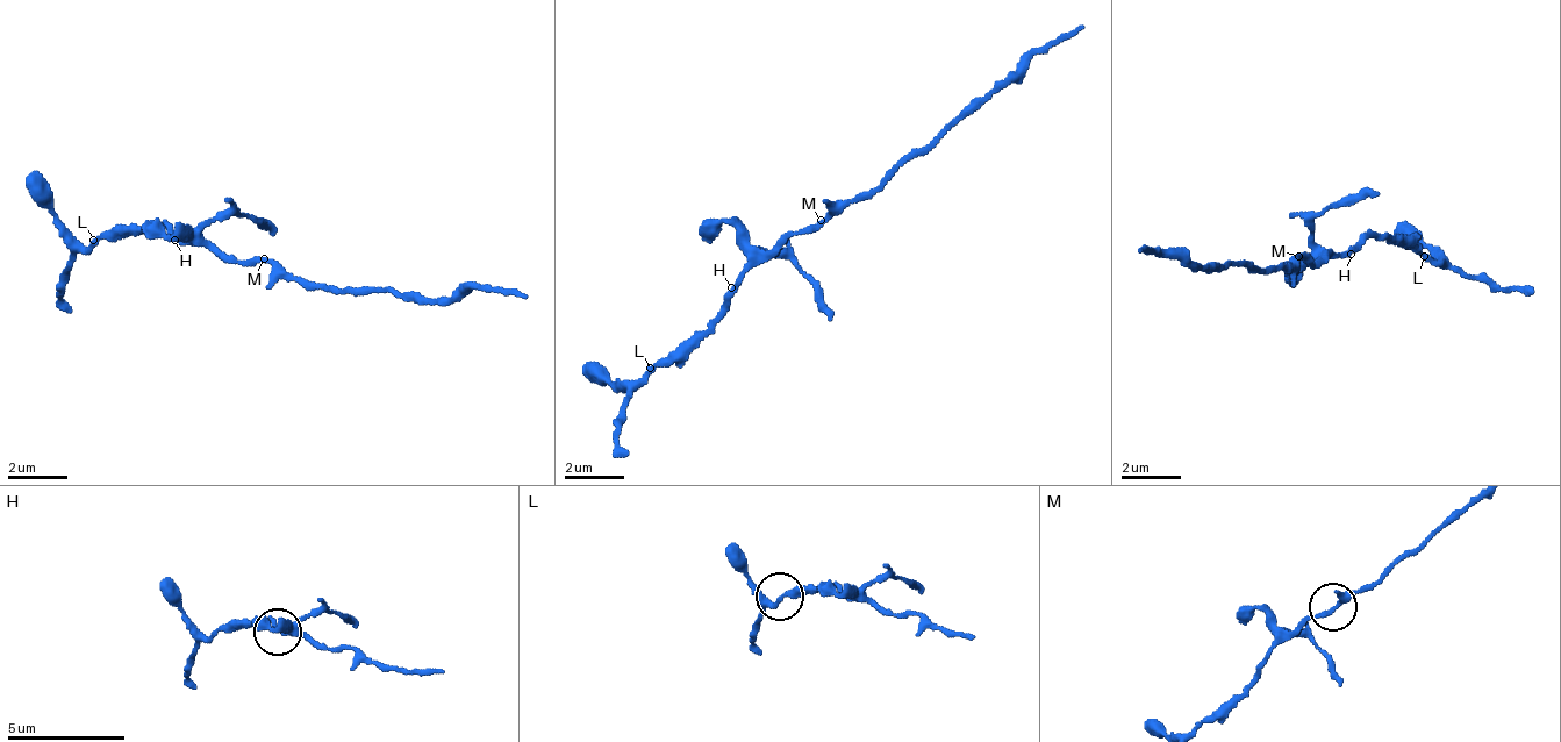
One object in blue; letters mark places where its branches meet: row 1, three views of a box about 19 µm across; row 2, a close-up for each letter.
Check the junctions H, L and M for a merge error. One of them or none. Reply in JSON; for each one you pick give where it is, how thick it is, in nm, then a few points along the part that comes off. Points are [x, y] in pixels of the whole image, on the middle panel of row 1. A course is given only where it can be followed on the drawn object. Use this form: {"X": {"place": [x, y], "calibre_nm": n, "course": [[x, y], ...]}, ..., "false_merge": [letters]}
{"false_merge": []}

